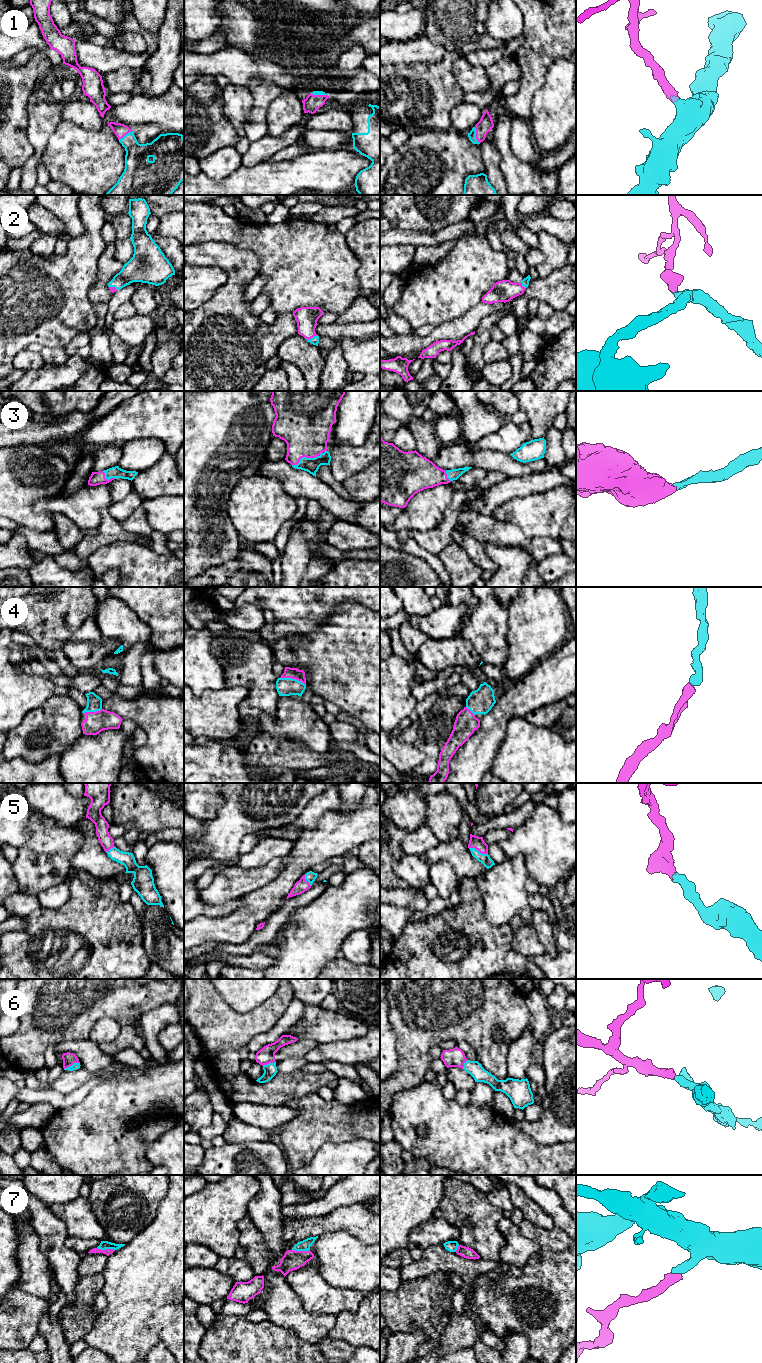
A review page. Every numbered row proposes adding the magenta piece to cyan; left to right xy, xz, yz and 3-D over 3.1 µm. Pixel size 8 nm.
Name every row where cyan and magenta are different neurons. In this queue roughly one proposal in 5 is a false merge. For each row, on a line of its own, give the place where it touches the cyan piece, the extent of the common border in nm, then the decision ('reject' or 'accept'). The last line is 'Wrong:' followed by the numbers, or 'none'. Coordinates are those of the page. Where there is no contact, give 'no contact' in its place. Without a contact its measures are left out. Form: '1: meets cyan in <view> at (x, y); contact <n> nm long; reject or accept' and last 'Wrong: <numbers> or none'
1: meets cyan in yz at (475, 135); contact 140 nm long; accept
2: meets cyan in xz at (311, 338); contact 100 nm long; accept
3: meets cyan in xz at (305, 457); contact 260 nm long; accept
4: meets cyan in xz at (293, 679); contact 220 nm long; accept
5: meets cyan in yz at (477, 850); contact 160 nm long; accept
6: meets cyan in xy at (72, 1065); contact 140 nm long; accept
7: meets cyan in xy at (106, 1248); contact 150 nm long; accept
Wrong: none

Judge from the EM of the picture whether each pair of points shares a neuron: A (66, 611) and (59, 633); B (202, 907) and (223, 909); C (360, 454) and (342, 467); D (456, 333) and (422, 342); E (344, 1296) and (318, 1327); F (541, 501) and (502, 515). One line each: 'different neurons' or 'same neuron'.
A: same neuron
B: same neuron
C: same neuron
D: same neuron
E: different neurons
F: same neuron

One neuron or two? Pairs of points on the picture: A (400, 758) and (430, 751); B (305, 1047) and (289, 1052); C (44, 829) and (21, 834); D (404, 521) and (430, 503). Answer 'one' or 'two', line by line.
A: two
B: one
C: two
D: one

